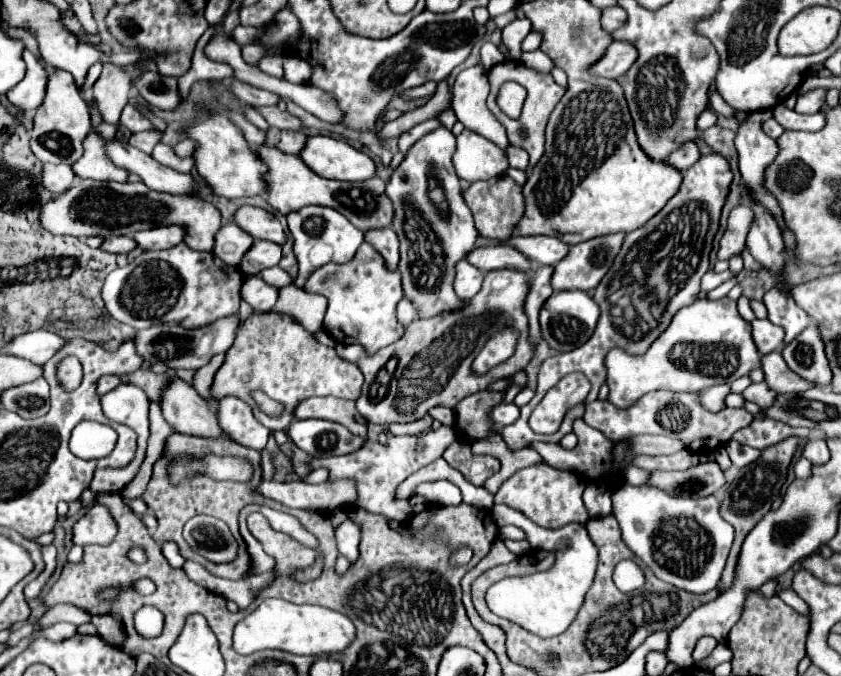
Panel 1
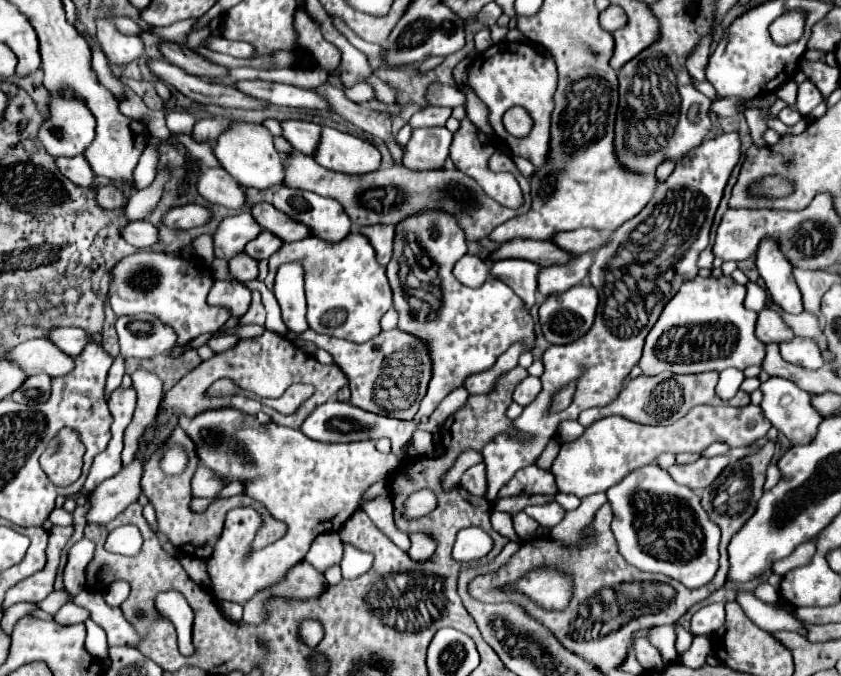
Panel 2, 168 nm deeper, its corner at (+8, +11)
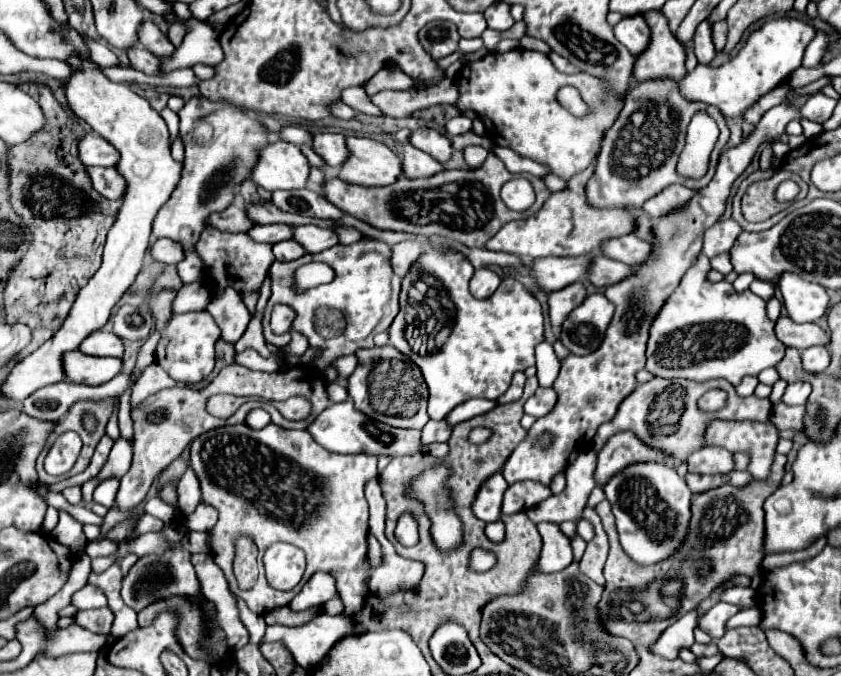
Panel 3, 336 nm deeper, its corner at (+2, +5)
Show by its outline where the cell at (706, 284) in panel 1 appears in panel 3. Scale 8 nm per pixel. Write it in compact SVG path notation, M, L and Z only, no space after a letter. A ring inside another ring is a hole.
M719 219L713 227L709 227L703 235L703 253L711 259L733 247L735 239L741 235L741 227L733 219Z

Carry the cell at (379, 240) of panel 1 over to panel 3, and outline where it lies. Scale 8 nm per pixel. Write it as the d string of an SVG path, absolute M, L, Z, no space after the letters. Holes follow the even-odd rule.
M399 243L397 247L393 247L393 271L403 279L409 273L411 265L421 257L421 253L421 243Z

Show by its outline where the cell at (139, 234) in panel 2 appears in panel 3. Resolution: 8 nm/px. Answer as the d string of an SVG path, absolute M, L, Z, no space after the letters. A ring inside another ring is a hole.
M159 239L159 243L151 245L151 257L155 261L163 261L167 265L177 265L179 261L183 261L183 245L169 241L169 239Z

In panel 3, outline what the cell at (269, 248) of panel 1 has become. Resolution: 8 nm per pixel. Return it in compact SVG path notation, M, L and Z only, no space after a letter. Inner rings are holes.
M281 241L277 245L273 245L273 253L279 261L293 261L305 255L305 249L297 243L297 241Z

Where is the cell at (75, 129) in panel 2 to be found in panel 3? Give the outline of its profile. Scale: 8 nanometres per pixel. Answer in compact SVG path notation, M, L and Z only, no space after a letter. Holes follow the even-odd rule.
M87 131L87 135L81 139L79 153L87 167L115 167L119 163L119 151L95 131Z

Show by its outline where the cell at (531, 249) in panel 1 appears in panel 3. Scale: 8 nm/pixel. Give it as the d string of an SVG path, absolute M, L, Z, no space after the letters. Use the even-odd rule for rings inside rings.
M629 233L629 235L623 235L623 237L603 243L601 251L605 251L605 255L611 259L625 261L629 265L643 265L651 259L653 245L641 241L637 235Z

